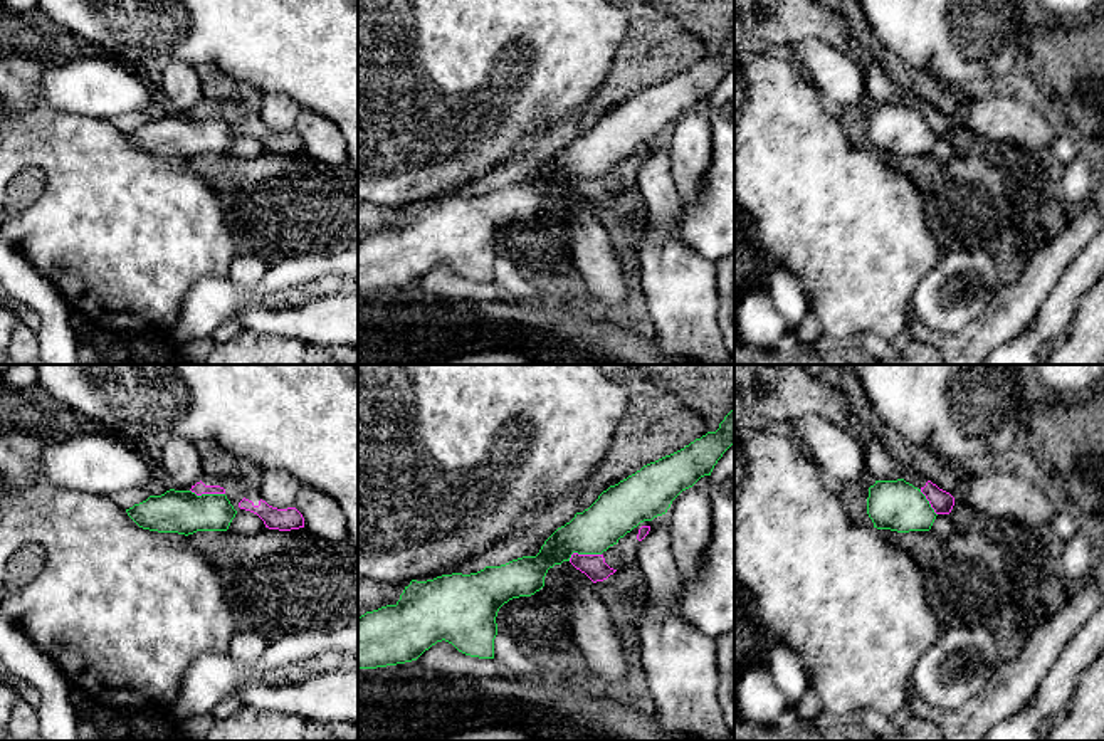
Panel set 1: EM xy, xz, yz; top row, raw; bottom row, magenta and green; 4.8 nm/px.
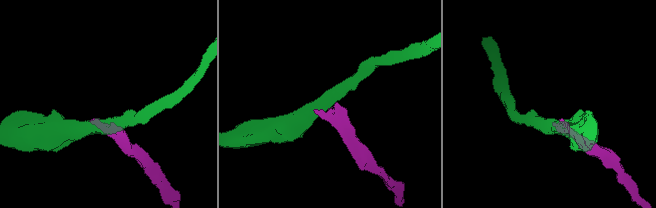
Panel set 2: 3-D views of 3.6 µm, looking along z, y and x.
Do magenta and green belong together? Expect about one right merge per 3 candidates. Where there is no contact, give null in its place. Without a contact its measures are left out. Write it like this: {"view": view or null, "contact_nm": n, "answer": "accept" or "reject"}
{"view": "xz", "contact_nm": 160, "answer": "reject"}

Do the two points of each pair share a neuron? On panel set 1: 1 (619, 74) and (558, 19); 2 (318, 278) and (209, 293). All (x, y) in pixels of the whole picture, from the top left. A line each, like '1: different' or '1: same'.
1: different
2: same

